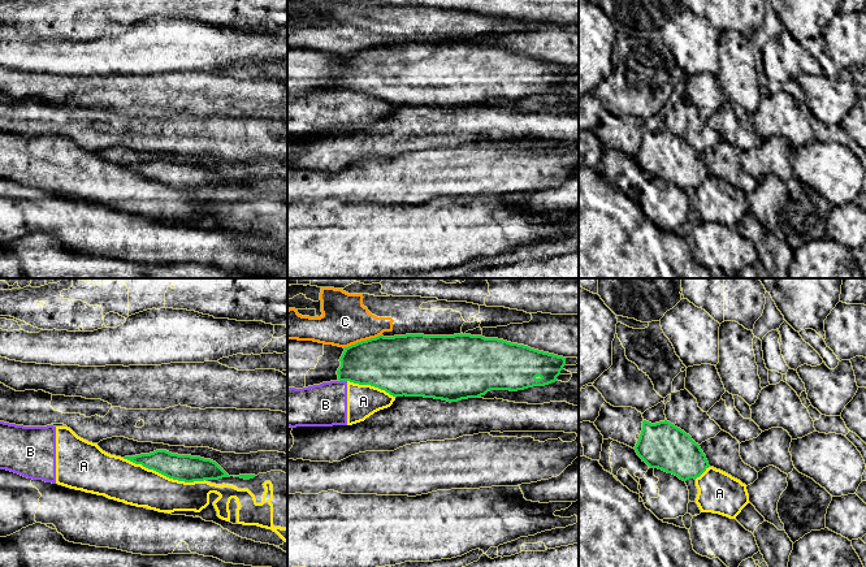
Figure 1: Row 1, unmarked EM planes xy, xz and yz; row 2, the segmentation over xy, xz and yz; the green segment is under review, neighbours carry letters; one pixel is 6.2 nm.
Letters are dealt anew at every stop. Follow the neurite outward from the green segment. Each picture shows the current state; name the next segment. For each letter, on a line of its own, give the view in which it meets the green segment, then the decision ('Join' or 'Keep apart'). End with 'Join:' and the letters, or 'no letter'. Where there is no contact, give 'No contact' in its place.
A: Touches green in xy. Keep apart
B: Touches green in xz. Keep apart
C: Touches green in xz. Keep apart
Join: no letter

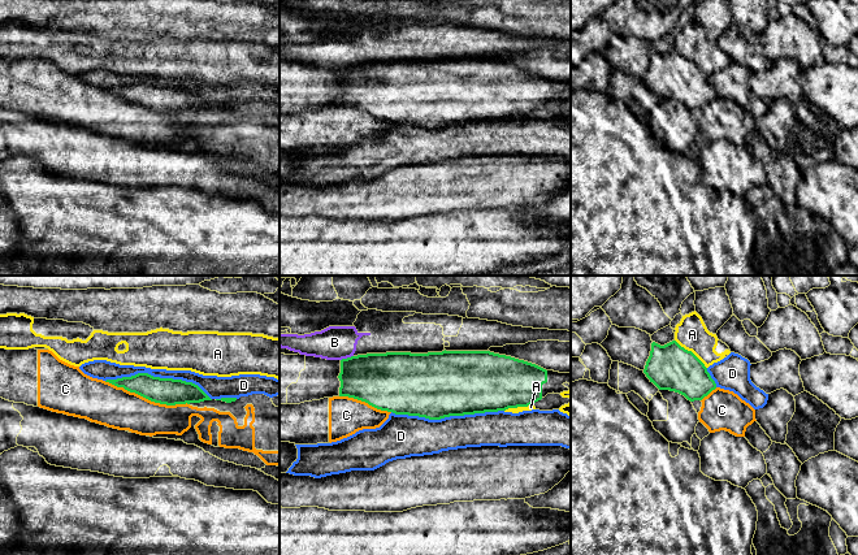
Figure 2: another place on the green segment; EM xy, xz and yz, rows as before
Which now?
A: Touches green in yz. Keep apart
B: Touches green in xz. Keep apart
C: Touches green in xy. Keep apart
D: Touches green in xz. Keep apart
Join: no letter

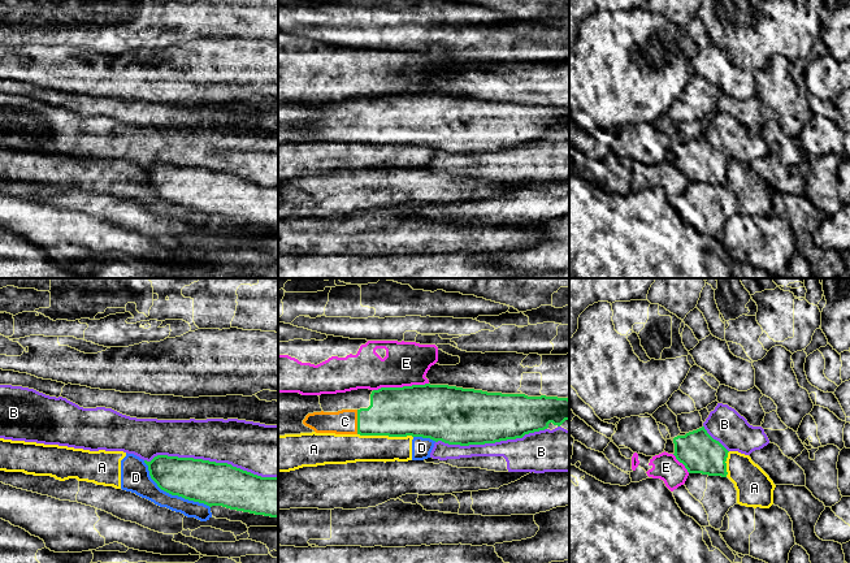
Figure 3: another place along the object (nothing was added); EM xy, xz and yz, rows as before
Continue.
A: Touches green in xz. Keep apart
B: Touches green in xy. Keep apart
C: Touches green in xz. Join
D: Touches green in xy. Keep apart
E: Touches green in xz. Keep apart
Join: C

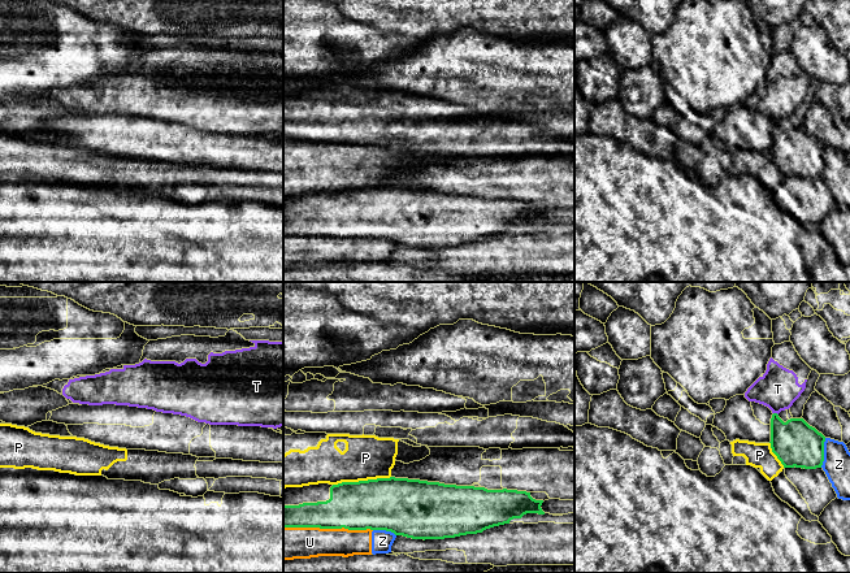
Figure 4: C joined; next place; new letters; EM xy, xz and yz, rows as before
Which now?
P: Touches green in xz. Keep apart
T: Touches green in yz. Keep apart
U: Touches green in xz. Keep apart
Z: Touches green in yz. Keep apart
Join: no letter

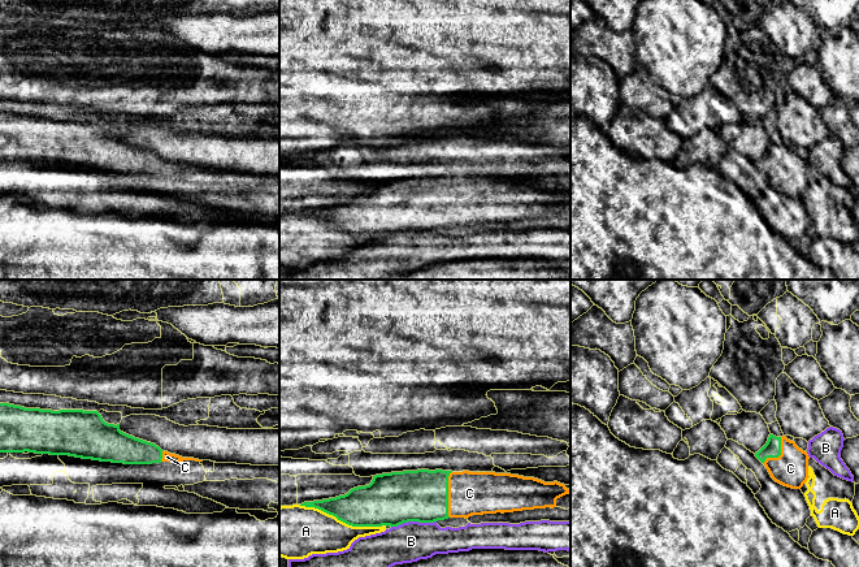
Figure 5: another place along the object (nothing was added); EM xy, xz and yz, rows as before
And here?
A: Touches green in xz. Keep apart
B: Touches green in xz. Keep apart
C: Touches green in xz. Join
Join: C

